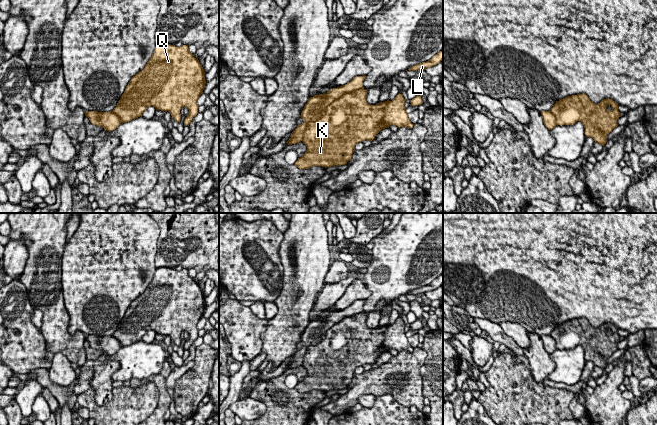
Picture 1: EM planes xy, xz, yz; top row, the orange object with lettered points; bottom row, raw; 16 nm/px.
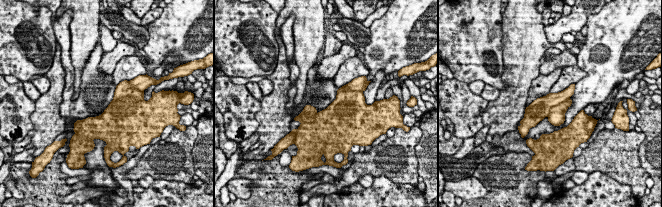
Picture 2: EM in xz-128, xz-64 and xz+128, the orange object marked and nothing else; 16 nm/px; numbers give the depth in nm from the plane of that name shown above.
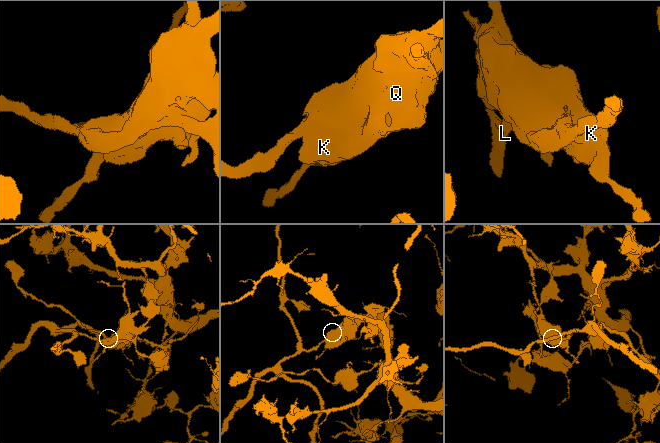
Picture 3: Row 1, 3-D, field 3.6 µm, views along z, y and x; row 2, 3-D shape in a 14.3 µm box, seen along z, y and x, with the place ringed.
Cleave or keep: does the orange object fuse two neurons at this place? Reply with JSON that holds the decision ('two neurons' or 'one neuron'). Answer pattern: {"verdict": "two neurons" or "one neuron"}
{"verdict": "two neurons"}

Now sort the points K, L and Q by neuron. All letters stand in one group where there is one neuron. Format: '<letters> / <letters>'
K Q / L

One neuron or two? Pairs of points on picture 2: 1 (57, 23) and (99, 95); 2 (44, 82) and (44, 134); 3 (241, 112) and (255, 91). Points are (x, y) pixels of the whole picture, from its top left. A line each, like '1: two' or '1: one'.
1: one
2: two
3: two

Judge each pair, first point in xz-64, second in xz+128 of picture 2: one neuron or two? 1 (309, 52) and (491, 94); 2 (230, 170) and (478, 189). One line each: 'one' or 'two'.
1: two
2: two

